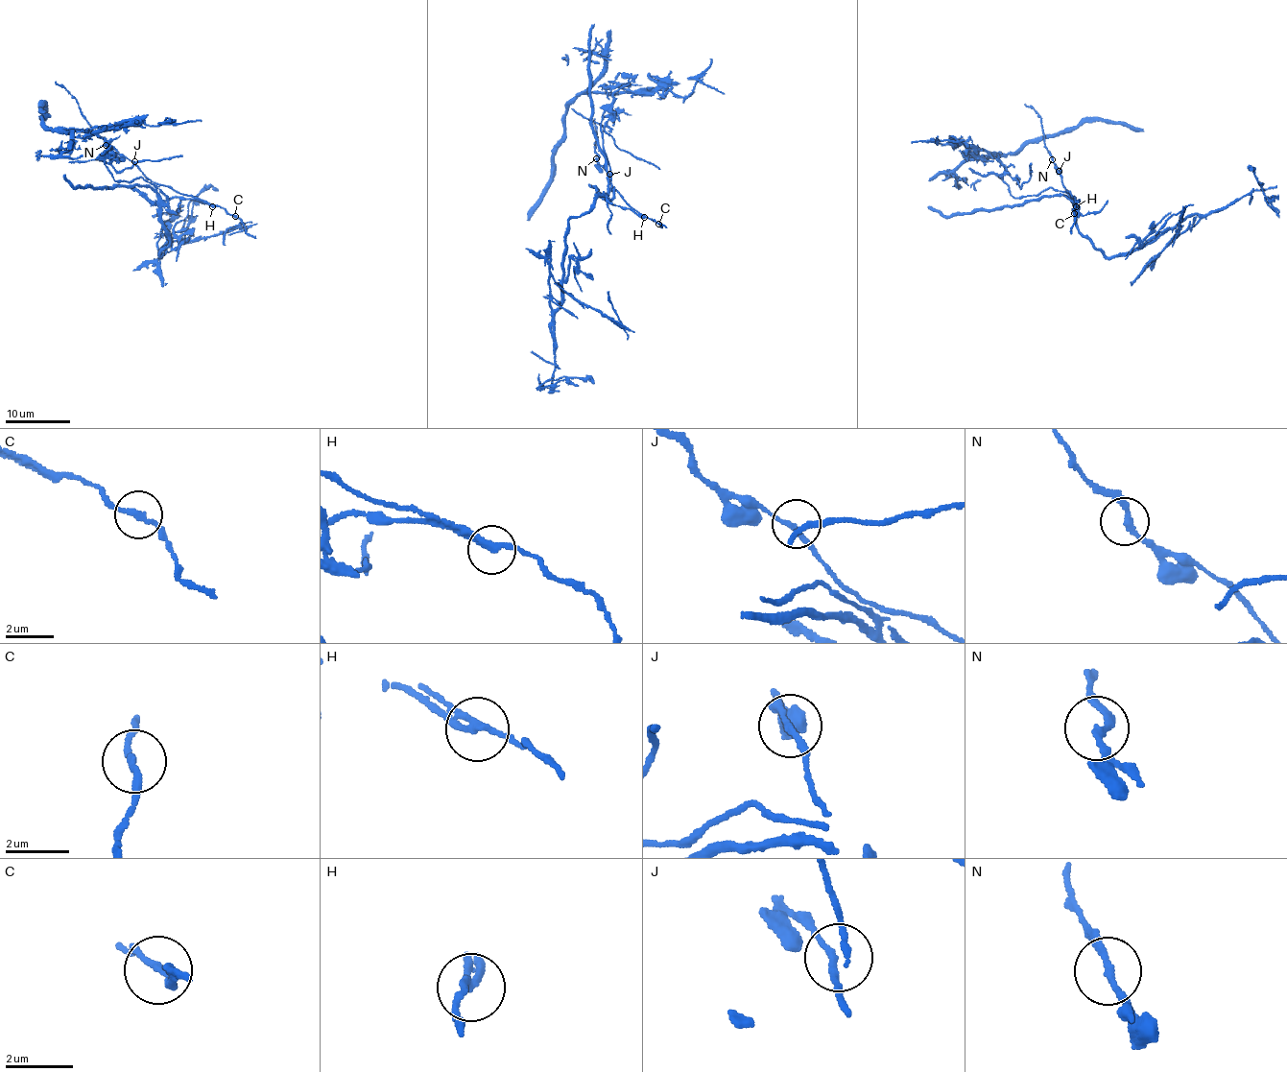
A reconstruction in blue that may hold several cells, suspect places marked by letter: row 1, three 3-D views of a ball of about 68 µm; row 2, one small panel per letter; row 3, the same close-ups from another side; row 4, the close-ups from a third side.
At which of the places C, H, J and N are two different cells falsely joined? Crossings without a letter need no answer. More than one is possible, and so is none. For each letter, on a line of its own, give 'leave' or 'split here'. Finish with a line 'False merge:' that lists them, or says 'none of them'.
C: leave
H: split here
J: leave
N: leave
False merge: H

